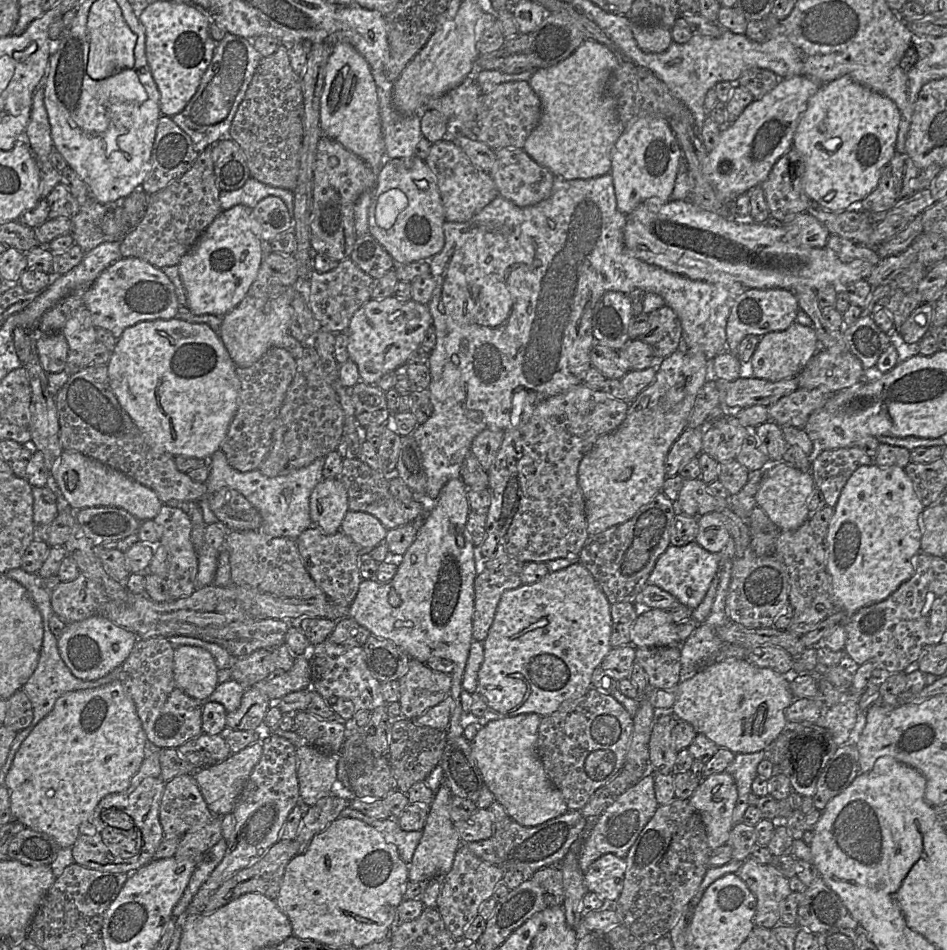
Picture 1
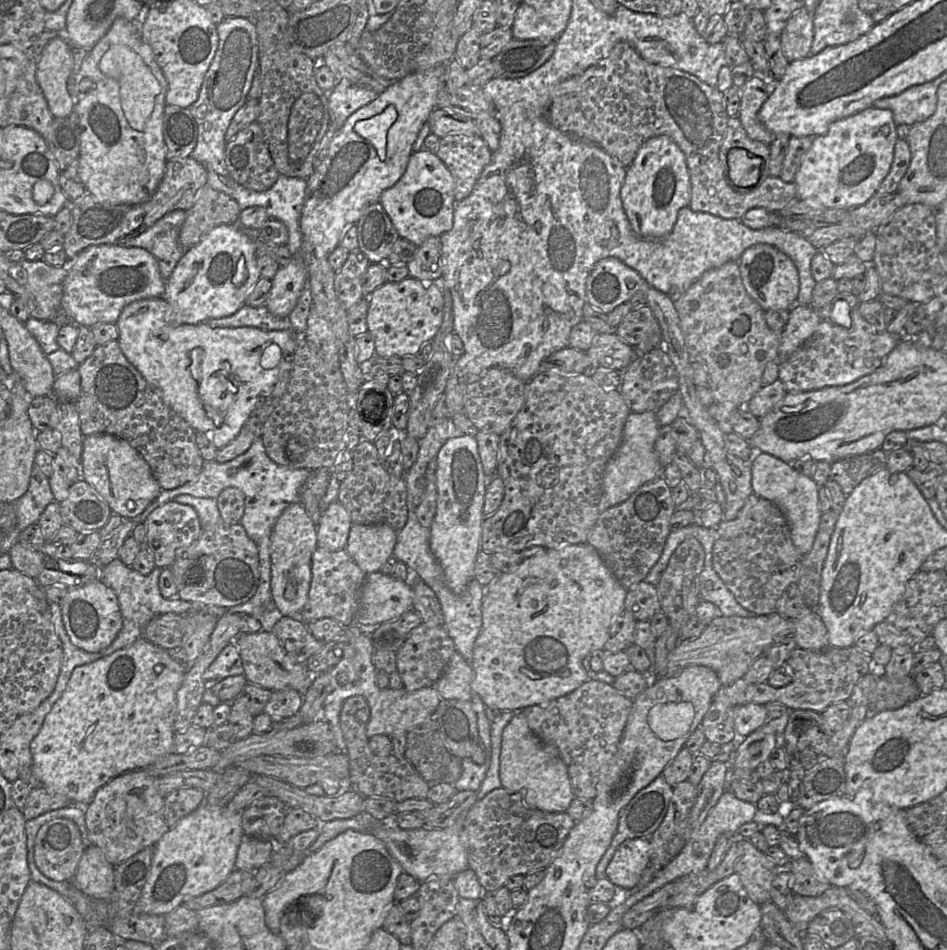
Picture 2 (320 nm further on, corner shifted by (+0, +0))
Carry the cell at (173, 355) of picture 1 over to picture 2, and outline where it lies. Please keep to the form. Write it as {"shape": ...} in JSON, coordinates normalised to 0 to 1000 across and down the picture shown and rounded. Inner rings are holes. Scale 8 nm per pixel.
{"shape":[[[174,313],[141,317],[130,324],[122,339],[125,361],[134,379],[169,415],[174,426],[191,438],[207,455],[216,456],[229,473],[240,469],[273,423],[282,418],[300,380],[308,380],[314,366],[307,347],[280,348],[268,344],[223,344],[219,340],[180,339],[180,320]]]}

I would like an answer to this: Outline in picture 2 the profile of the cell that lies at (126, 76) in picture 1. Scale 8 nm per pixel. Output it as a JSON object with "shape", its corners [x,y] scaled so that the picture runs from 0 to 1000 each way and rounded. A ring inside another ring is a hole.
{"shape":[[[120,48],[109,58],[105,65],[105,73],[125,86],[128,113],[138,135],[151,138],[161,120],[164,102],[170,96],[166,83],[156,69],[134,49]]]}

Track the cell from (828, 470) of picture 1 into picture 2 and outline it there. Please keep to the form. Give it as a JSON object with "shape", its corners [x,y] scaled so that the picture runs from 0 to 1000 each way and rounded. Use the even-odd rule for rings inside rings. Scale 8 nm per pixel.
{"shape":[[[926,473],[881,485],[876,488],[876,504],[883,506],[895,522],[911,504],[936,493],[937,477]]]}

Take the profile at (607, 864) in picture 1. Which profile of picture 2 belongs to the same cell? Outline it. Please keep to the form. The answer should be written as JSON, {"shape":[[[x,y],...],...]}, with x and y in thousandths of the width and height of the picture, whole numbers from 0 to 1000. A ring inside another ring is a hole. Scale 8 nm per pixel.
{"shape":[[[685,882],[662,883],[650,894],[640,915],[640,923],[652,934],[667,936],[676,926],[686,904]]]}

